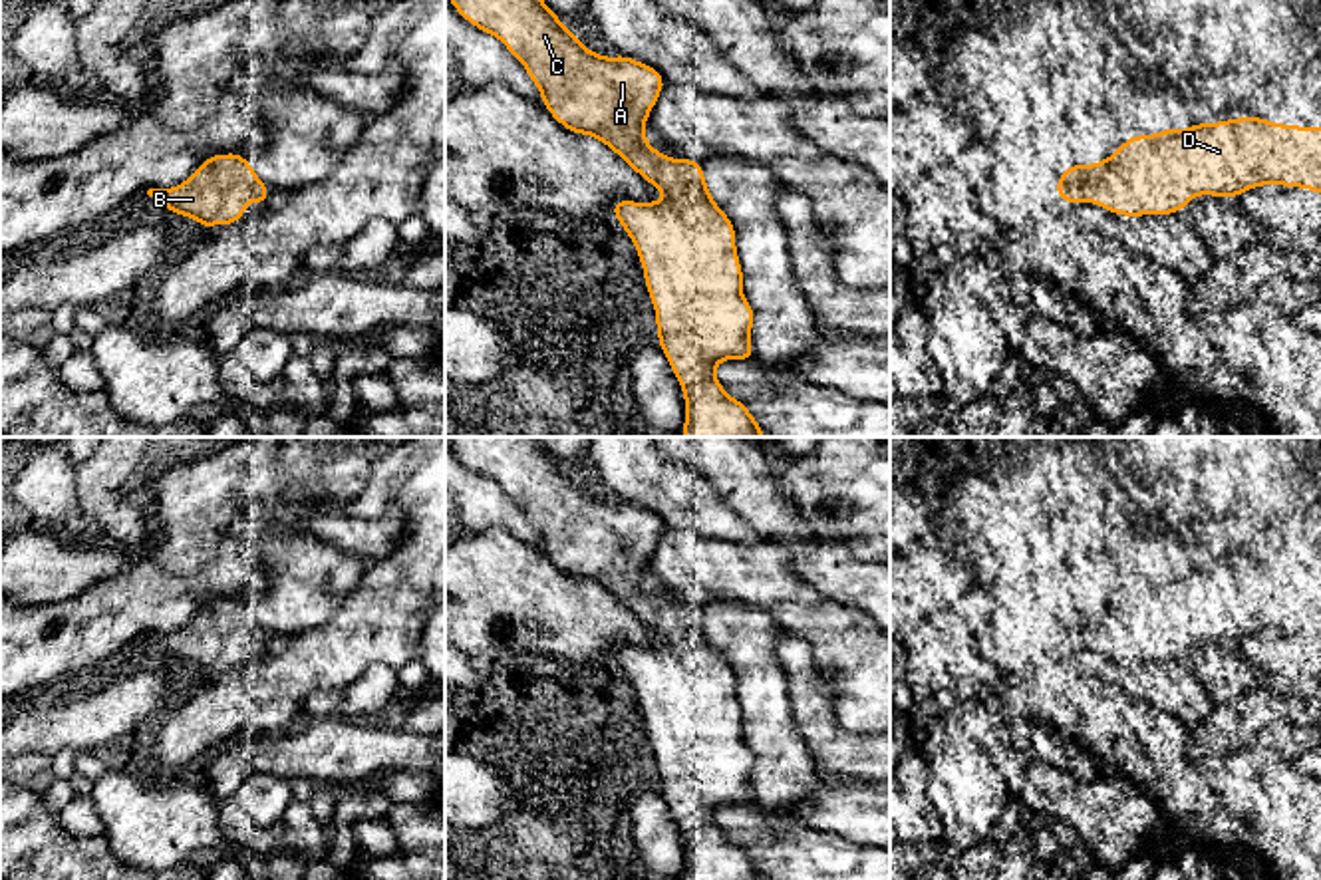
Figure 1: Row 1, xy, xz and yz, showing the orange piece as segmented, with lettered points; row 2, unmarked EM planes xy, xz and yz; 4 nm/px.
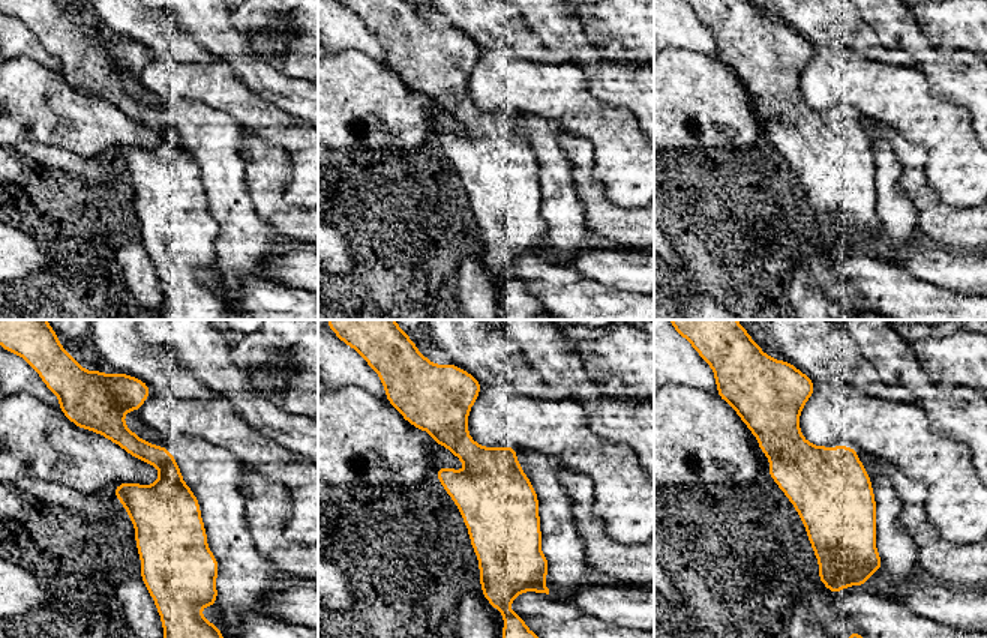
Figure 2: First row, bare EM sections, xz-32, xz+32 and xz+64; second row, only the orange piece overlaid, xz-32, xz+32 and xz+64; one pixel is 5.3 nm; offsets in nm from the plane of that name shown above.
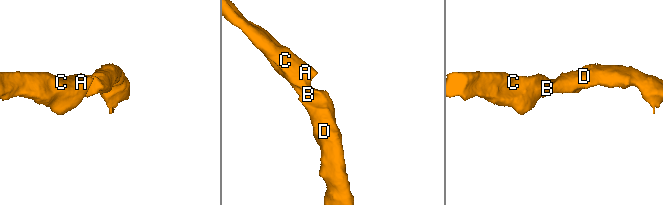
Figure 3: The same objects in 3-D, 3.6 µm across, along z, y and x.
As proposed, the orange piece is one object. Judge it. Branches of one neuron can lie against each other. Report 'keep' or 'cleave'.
keep

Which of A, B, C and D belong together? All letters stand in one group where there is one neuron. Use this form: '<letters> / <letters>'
A B C D

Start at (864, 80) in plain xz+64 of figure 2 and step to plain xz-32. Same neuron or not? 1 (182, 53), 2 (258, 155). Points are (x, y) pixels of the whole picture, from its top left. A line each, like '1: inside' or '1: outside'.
1: outside
2: outside

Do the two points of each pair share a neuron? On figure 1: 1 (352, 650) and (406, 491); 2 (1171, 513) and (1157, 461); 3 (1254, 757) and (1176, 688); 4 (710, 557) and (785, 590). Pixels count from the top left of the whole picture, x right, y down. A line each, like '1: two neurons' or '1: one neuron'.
1: one neuron
2: one neuron
3: two neurons
4: one neuron

